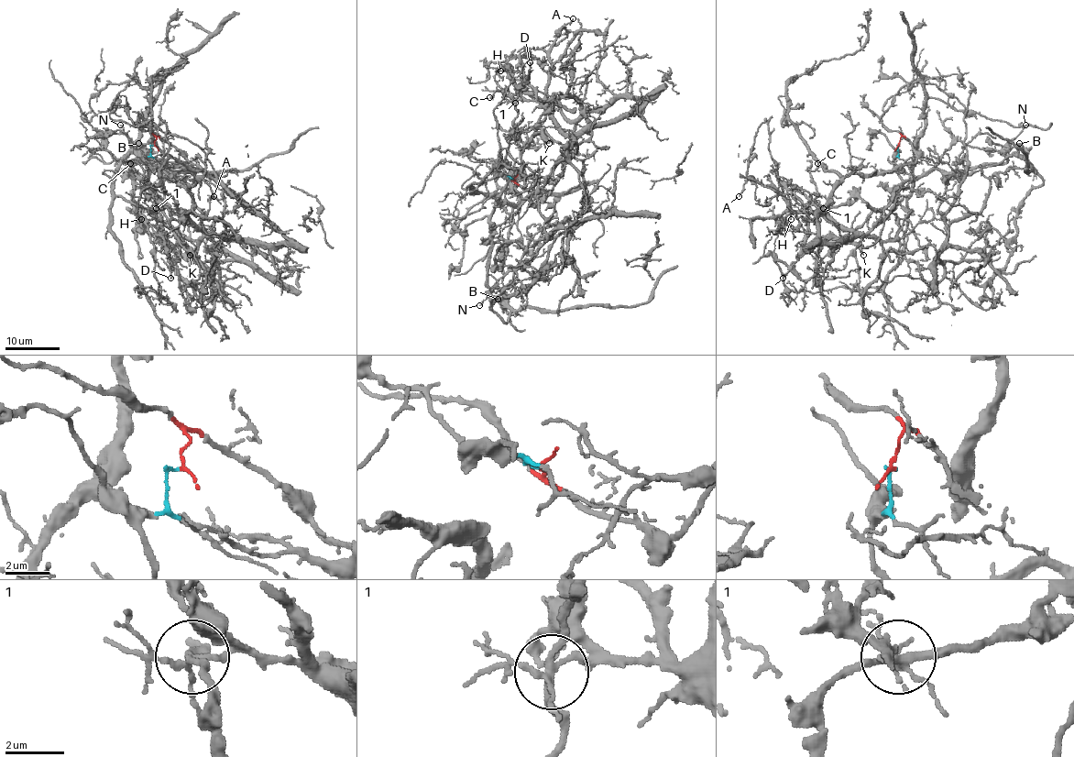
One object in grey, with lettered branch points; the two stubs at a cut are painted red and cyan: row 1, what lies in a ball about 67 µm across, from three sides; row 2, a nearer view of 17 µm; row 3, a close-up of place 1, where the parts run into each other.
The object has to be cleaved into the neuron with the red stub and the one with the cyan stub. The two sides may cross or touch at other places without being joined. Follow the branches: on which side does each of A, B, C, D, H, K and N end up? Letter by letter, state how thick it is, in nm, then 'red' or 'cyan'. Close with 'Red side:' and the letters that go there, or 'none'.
A: 150 nm thick; red
B: 500 nm thick; cyan
C: 140 nm thick; red
D: 160 nm thick; cyan
H: 140 nm thick; red
K: 240 nm thick; cyan
N: 130 nm thick; cyan
Red side: A, C, H

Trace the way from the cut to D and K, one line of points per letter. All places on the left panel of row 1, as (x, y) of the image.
D: (153, 146), (150, 154), (144, 159), (149, 188), (164, 205), (161, 208), (156, 197), (169, 278)
K: (153, 146), (150, 154), (144, 159), (149, 188), (164, 204), (161, 213), (189, 255)

